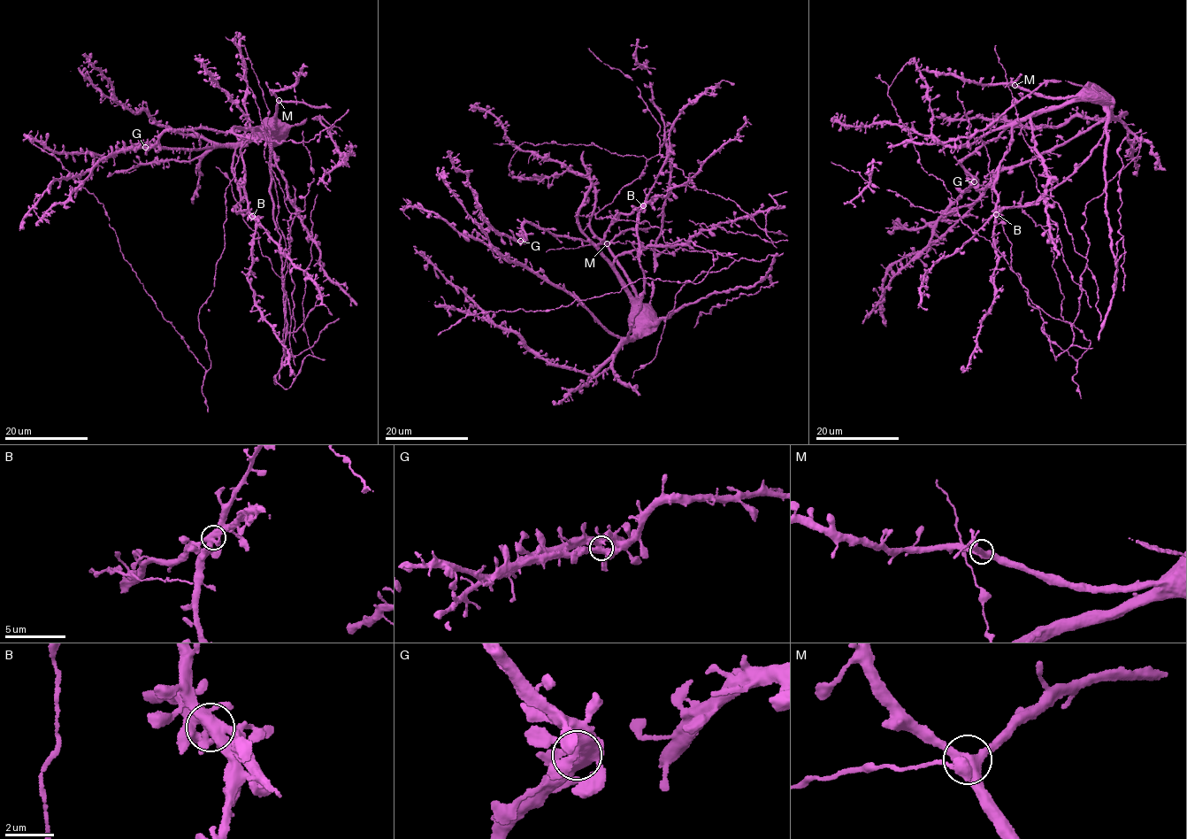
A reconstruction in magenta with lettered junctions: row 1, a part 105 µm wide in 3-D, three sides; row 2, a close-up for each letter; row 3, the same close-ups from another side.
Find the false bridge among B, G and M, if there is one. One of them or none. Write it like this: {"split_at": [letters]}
{"split_at": []}

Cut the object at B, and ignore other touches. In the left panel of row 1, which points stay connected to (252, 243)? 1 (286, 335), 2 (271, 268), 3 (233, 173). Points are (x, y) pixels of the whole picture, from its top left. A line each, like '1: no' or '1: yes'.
1: no
2: no
3: no

